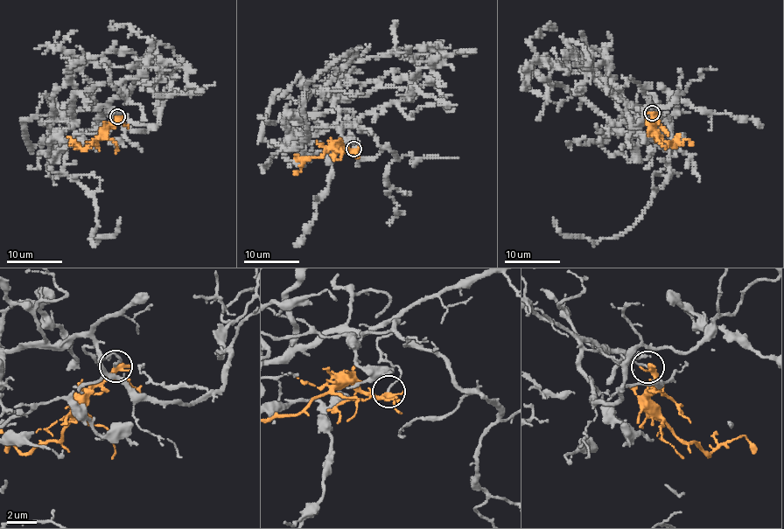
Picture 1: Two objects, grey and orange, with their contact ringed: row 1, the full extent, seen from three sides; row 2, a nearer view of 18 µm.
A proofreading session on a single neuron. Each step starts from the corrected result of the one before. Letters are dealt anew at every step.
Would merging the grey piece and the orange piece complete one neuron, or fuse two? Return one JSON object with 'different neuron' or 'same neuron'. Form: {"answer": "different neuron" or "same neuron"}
{"answer": "different neuron"}

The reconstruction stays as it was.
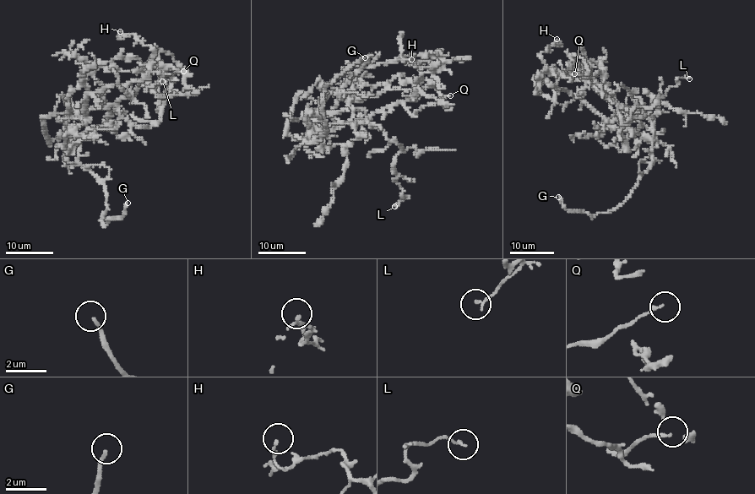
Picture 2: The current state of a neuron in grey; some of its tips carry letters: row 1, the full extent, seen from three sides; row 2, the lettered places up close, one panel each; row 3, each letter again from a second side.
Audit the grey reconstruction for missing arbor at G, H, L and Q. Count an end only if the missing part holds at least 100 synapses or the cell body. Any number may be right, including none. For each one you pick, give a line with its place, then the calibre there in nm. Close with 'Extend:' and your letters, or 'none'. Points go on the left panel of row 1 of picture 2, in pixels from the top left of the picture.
G: place (127, 203); calibre 160 nm
Extend: G

